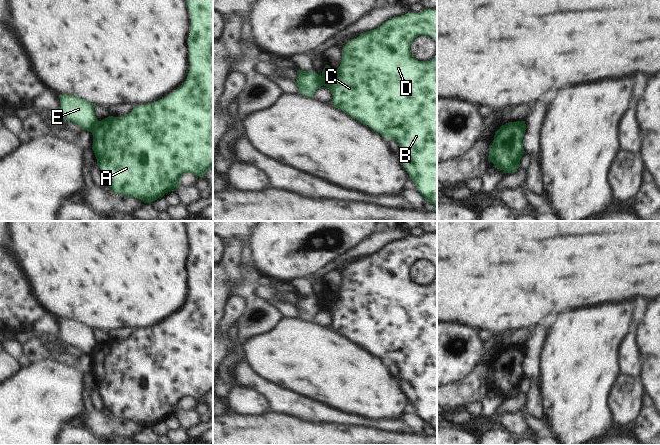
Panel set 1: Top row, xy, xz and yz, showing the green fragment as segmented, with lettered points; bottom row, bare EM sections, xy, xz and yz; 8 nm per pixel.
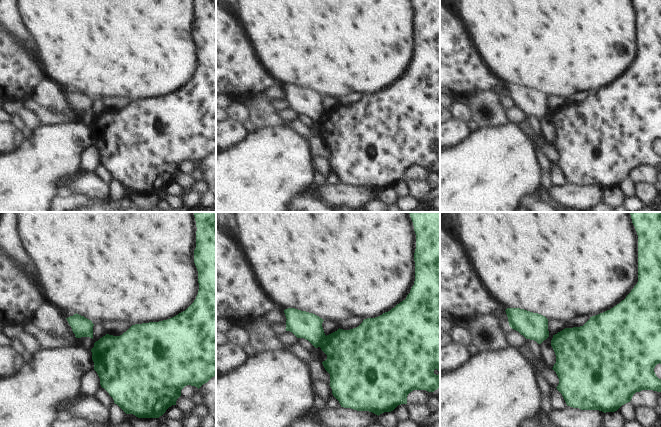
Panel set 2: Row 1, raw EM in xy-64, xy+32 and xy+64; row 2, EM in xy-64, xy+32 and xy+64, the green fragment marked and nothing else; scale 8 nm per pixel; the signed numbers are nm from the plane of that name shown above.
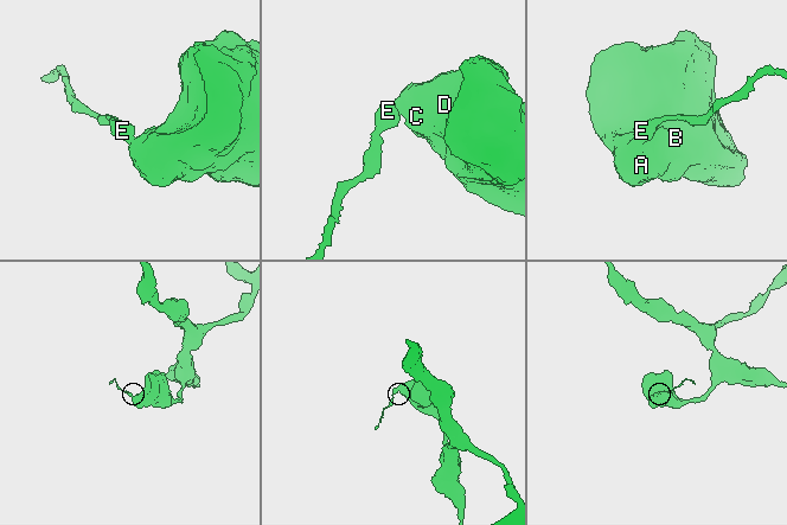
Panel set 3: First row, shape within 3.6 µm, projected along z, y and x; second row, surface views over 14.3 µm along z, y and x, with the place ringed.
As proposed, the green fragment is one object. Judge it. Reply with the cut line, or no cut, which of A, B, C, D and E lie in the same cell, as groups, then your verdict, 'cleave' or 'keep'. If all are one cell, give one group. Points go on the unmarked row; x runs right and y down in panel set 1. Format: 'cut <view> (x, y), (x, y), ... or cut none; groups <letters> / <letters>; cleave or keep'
cut xy (99, 345), (90, 355); groups A B C D / E; cleave

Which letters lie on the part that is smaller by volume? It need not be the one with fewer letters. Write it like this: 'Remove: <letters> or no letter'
Remove: E

